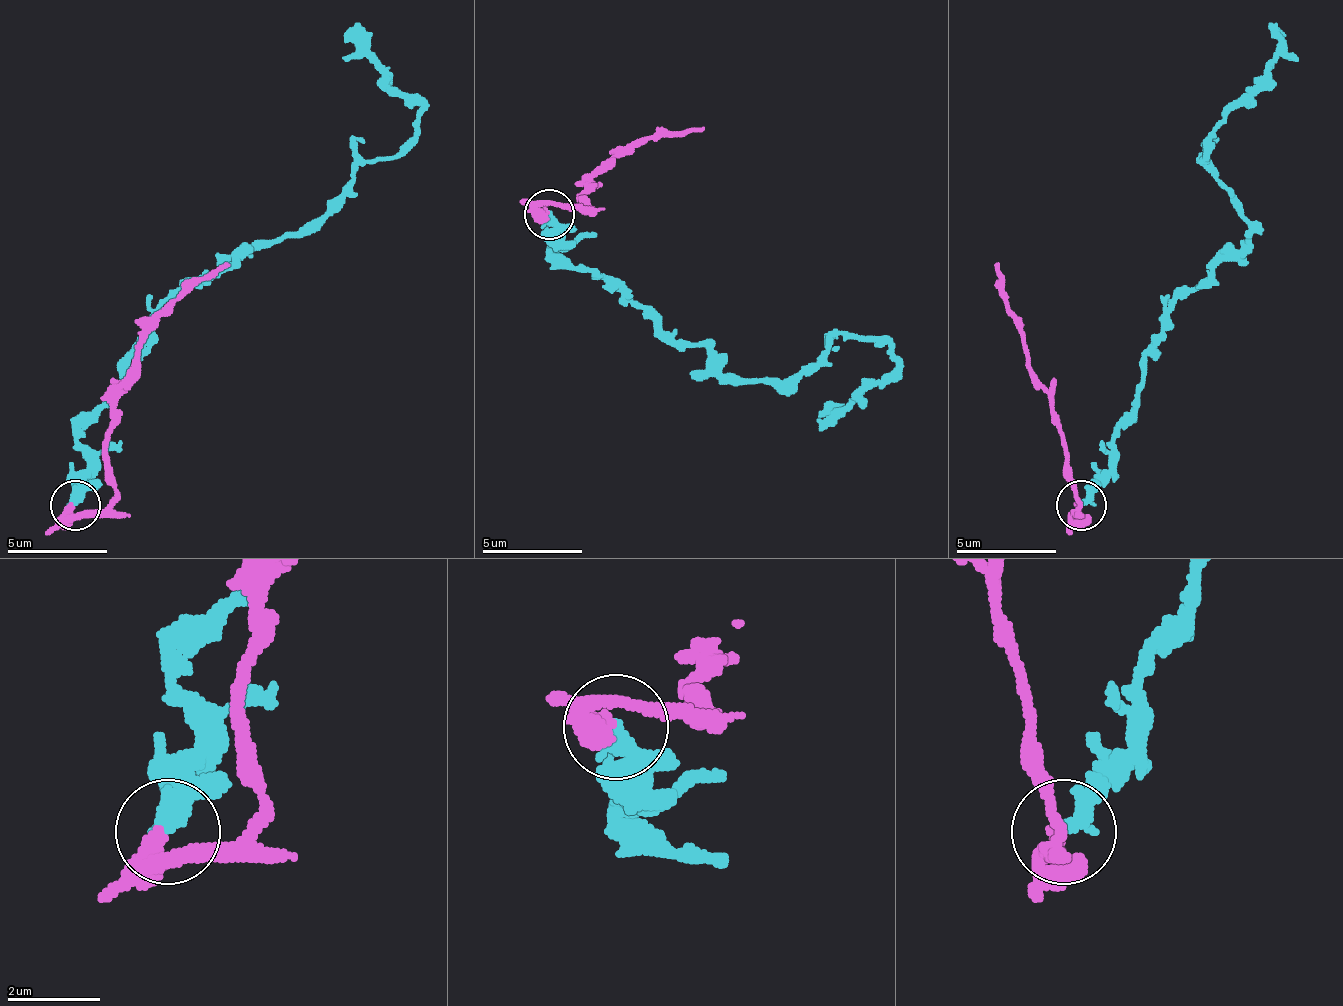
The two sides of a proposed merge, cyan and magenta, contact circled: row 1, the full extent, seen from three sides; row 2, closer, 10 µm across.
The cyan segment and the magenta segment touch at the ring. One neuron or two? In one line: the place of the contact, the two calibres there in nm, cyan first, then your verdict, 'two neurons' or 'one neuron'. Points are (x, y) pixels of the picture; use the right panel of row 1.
at (1081, 505); 440 nm thick on the cyan side, 400 nm on the other; one neuron

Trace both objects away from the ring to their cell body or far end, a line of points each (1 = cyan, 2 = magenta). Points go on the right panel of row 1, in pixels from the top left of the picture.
1: (1082, 503), (1112, 463), (1147, 343), (1247, 239), (1237, 199), (1202, 159), (1277, 49), (1267, 24)
2: (1082, 508), (1072, 513), (1062, 428), (1027, 363), (1022, 333), (992, 264)

